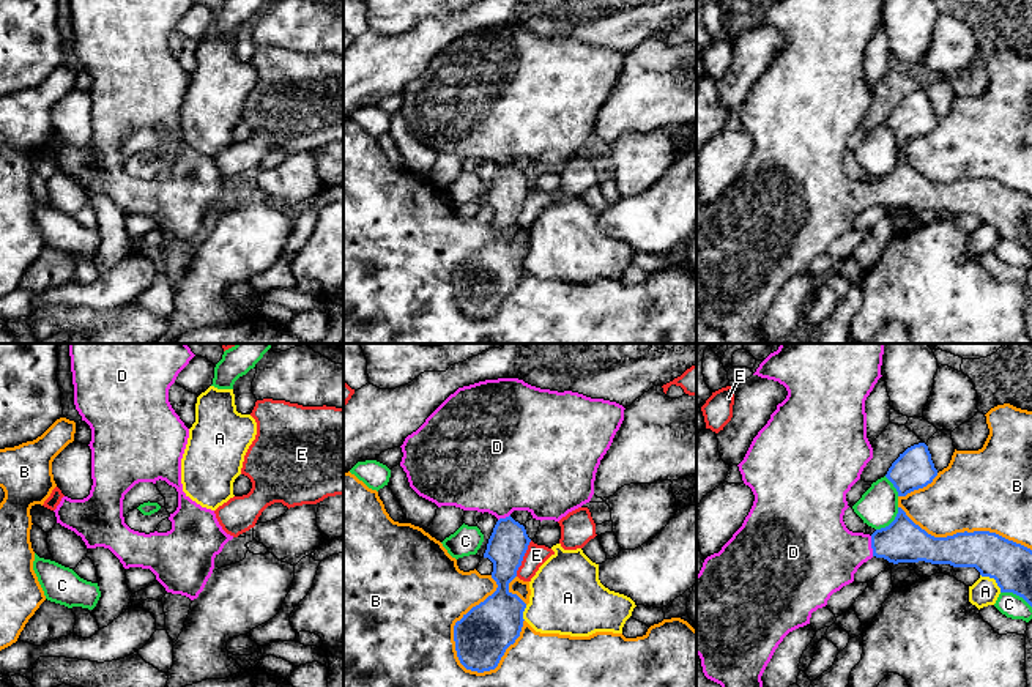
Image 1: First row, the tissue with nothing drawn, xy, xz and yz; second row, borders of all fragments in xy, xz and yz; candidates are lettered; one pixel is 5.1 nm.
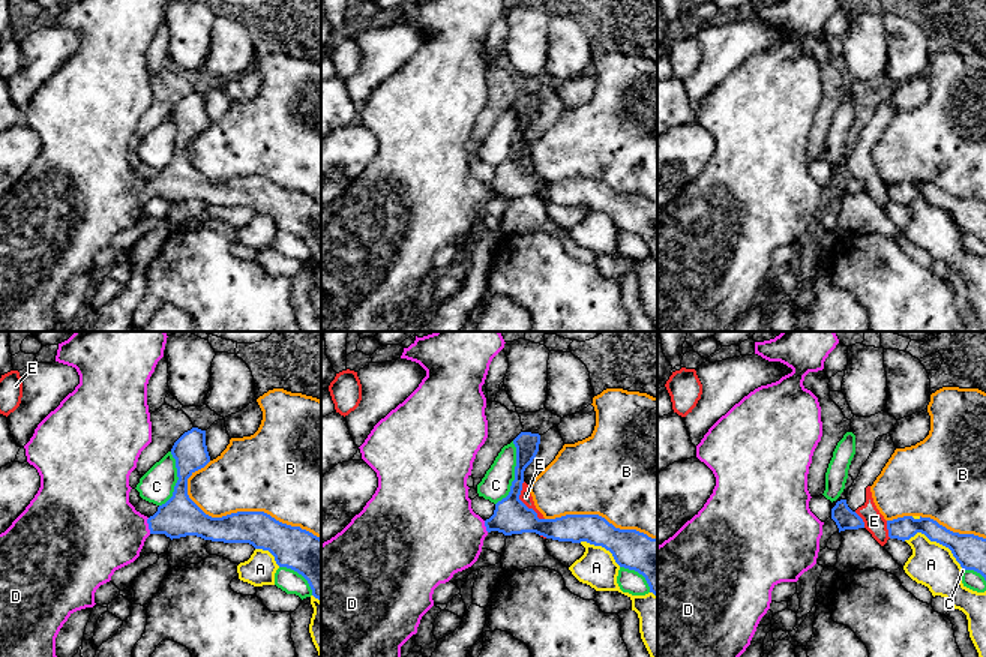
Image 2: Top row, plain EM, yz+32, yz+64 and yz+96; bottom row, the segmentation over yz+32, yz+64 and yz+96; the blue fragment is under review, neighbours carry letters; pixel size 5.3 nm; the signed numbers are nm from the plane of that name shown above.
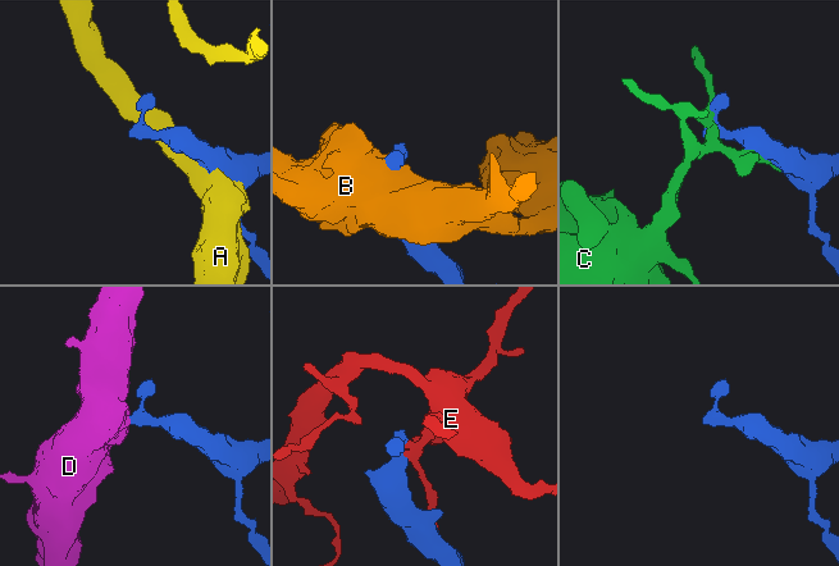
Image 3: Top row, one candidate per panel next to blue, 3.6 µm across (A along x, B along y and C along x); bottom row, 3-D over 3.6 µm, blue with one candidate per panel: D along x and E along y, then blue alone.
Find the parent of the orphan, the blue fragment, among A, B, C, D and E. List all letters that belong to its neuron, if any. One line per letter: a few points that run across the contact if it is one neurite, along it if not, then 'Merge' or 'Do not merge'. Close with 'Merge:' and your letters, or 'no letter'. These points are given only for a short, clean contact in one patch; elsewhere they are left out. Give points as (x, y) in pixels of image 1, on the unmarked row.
A: Do not merge
B: Do not merge
C: Do not merge
D: Line: yz (903, 188), (872, 193), (824, 202). Merge
E: Do not merge
Merge: D

